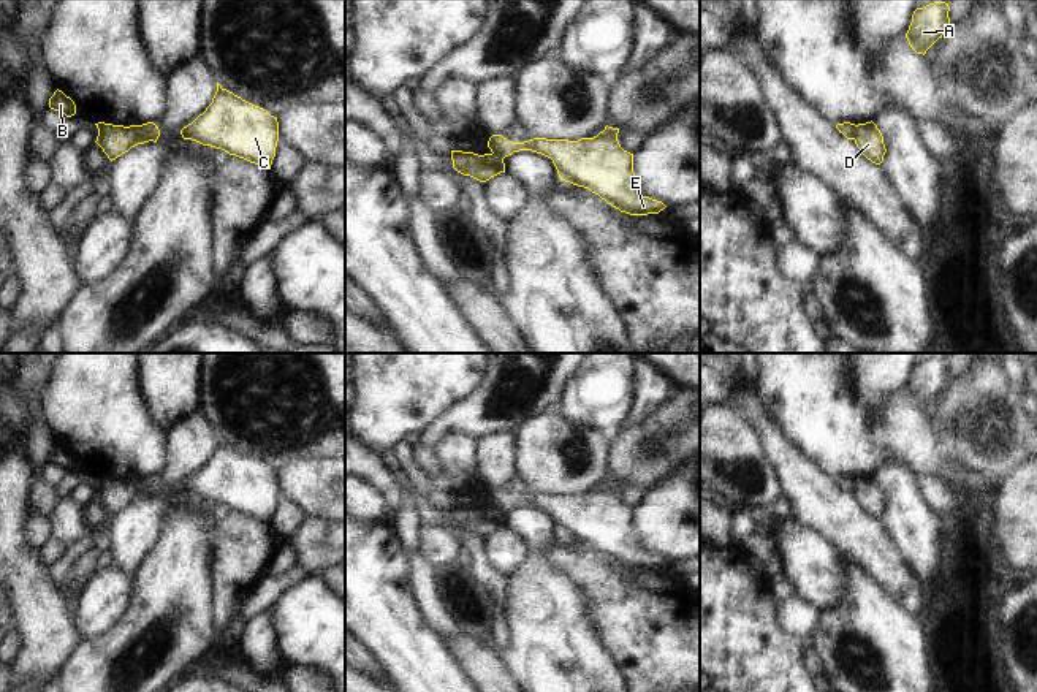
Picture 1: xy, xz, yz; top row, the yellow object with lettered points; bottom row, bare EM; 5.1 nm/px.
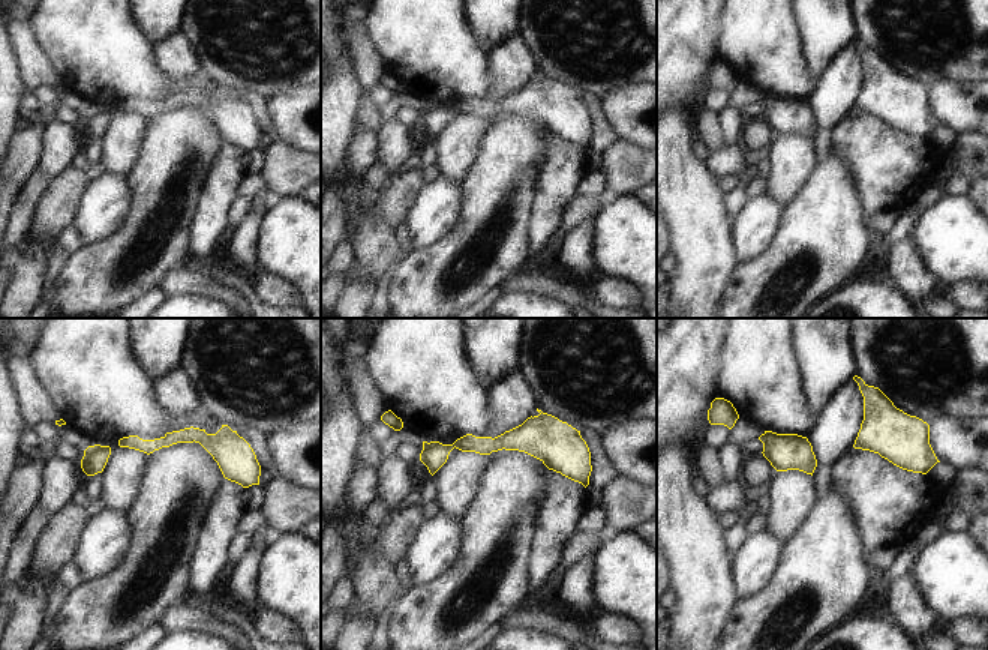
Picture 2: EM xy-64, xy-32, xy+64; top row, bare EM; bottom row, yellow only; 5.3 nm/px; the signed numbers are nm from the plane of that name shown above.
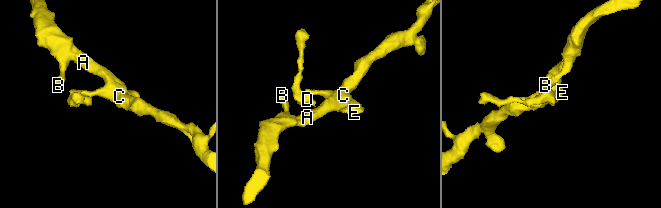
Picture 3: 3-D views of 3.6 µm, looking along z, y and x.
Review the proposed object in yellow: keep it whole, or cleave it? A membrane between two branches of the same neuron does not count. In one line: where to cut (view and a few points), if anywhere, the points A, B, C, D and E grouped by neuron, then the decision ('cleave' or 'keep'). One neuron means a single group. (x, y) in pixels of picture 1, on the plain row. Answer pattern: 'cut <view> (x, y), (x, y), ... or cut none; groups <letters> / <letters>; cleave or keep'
cut xy (140, 480), (152, 494); groups A B C E / D; cleave

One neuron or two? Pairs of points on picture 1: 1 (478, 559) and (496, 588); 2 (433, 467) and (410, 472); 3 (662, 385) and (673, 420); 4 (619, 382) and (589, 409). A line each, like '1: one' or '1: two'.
1: one
2: two
3: two
4: one

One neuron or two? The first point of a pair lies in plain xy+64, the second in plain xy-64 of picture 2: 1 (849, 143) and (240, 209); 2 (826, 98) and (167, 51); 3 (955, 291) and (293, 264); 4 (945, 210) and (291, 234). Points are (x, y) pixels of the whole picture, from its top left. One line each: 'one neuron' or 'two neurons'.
1: two neurons
2: one neuron
3: two neurons
4: one neuron

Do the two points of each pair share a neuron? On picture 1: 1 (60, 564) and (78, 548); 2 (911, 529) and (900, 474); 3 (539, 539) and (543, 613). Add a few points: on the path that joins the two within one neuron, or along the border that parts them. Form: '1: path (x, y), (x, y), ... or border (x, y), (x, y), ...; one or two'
1: path (65, 559), (73, 551); one
2: path (906, 515), (900, 488); one
3: path (539, 558), (539, 594); one

